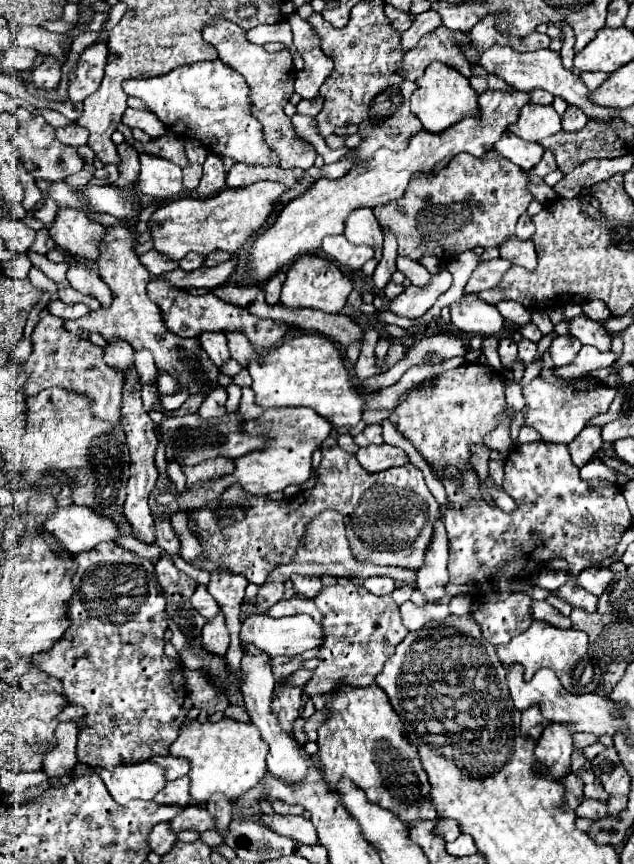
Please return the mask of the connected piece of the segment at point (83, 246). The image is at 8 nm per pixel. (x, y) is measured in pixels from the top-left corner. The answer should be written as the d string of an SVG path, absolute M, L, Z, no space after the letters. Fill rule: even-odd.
M61 207L61 211L57 211L57 217L49 227L49 235L61 249L77 257L85 257L87 261L97 261L101 257L99 243L105 239L107 227L89 221L87 215L81 211Z

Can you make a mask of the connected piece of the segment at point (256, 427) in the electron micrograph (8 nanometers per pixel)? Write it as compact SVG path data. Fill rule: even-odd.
M297 407L297 409L269 409L261 417L251 419L245 423L245 431L249 433L267 433L271 437L269 445L261 451L253 451L249 455L243 455L235 459L235 471L233 475L199 483L191 491L185 491L177 501L179 507L185 511L201 509L207 501L219 499L219 495L233 483L241 483L247 493L253 495L269 495L273 491L283 491L289 485L301 485L311 477L311 455L319 449L325 437L329 437L333 425L327 419L321 419L313 409L309 407Z

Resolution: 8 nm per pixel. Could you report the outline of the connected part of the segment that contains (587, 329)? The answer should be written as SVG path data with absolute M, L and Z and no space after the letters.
M581 315L575 317L569 323L569 331L575 339L579 339L583 345L591 345L597 347L599 351L609 351L611 349L611 335L593 319Z

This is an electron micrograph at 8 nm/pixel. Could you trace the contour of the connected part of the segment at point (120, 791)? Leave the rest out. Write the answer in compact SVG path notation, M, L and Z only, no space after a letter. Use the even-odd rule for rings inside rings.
M149 761L129 767L115 767L113 771L103 769L99 775L119 805L129 803L131 799L151 801L167 783L163 769Z

